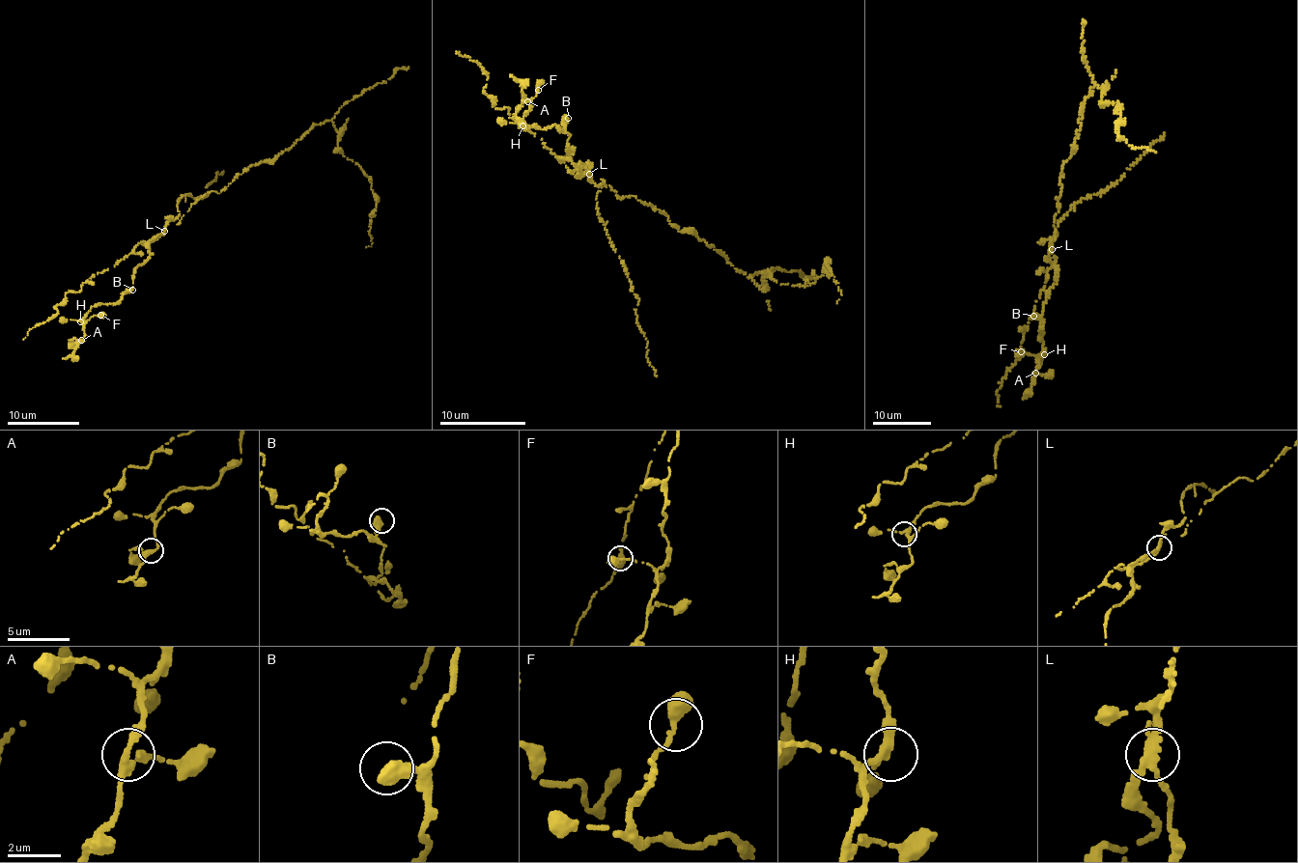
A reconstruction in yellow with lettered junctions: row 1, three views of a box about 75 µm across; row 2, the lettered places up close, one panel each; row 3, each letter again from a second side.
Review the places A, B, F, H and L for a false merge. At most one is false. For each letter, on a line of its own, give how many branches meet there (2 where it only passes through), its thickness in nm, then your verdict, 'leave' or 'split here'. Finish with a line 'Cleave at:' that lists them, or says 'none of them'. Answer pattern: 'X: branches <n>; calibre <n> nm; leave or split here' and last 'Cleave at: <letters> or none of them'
A: branches 3; calibre 280 nm; leave
B: branches 1; calibre 550 nm; leave
F: branches 1; calibre 550 nm; leave
H: branches 3; calibre 280 nm; leave
L: branches 3; calibre 280 nm; split here
Cleave at: L

